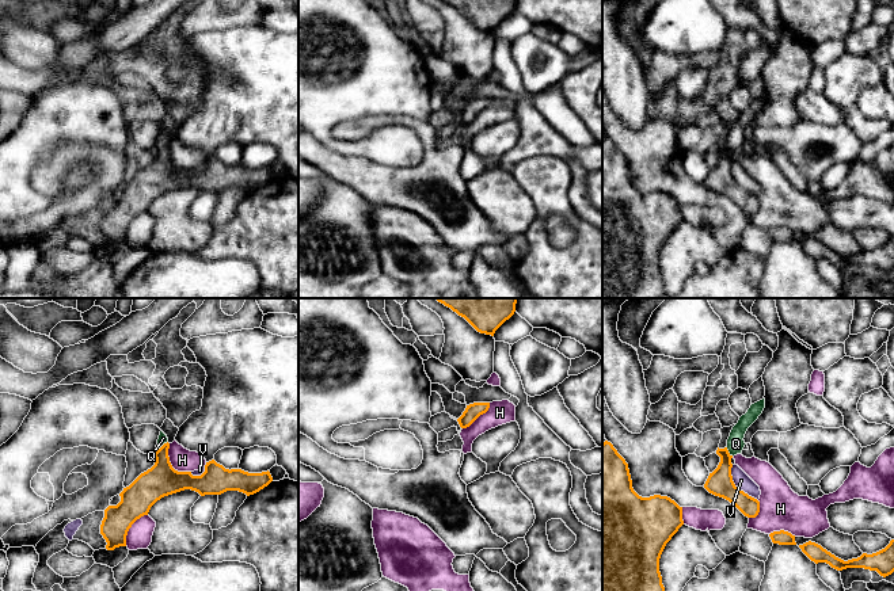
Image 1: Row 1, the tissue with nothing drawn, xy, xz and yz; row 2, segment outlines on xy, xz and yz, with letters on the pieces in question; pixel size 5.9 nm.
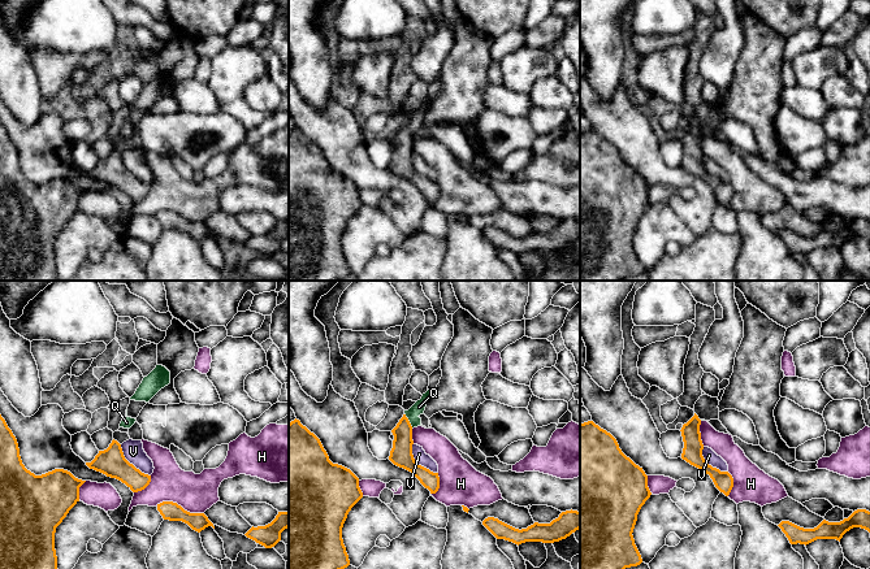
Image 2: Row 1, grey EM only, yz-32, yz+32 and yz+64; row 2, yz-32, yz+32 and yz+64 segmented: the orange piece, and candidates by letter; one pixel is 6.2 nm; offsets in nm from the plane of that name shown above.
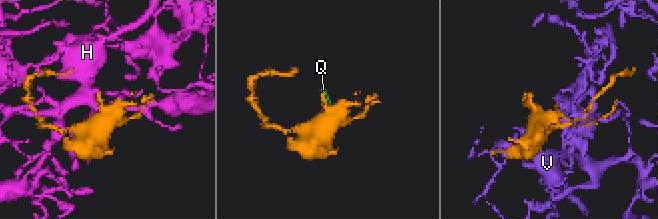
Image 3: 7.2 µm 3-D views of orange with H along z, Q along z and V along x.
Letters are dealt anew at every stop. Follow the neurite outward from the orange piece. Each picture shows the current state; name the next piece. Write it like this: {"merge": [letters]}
{"merge": ["Q"]}

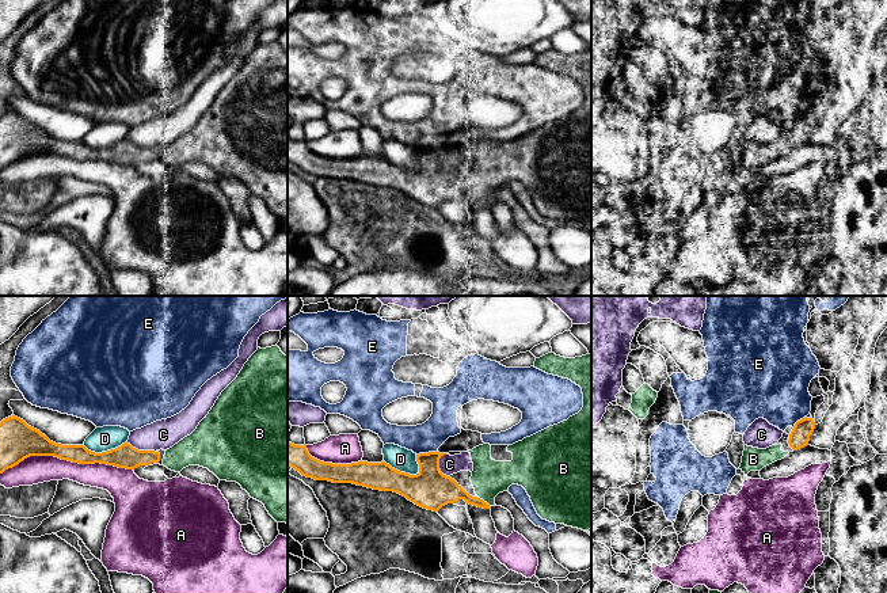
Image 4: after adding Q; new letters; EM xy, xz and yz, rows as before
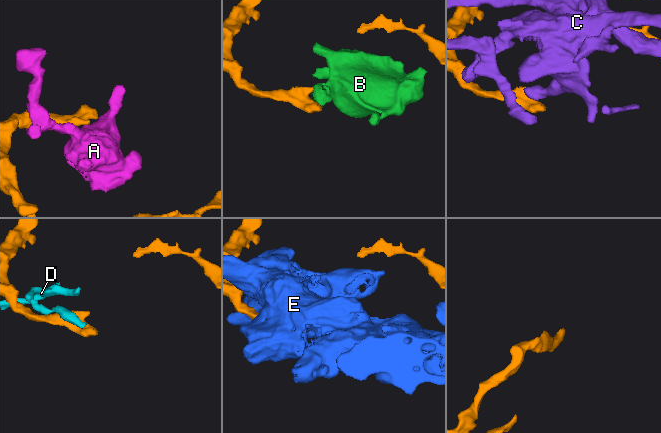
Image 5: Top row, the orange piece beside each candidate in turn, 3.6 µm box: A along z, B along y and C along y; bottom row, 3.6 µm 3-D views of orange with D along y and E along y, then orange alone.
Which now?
{"merge": ["B"]}

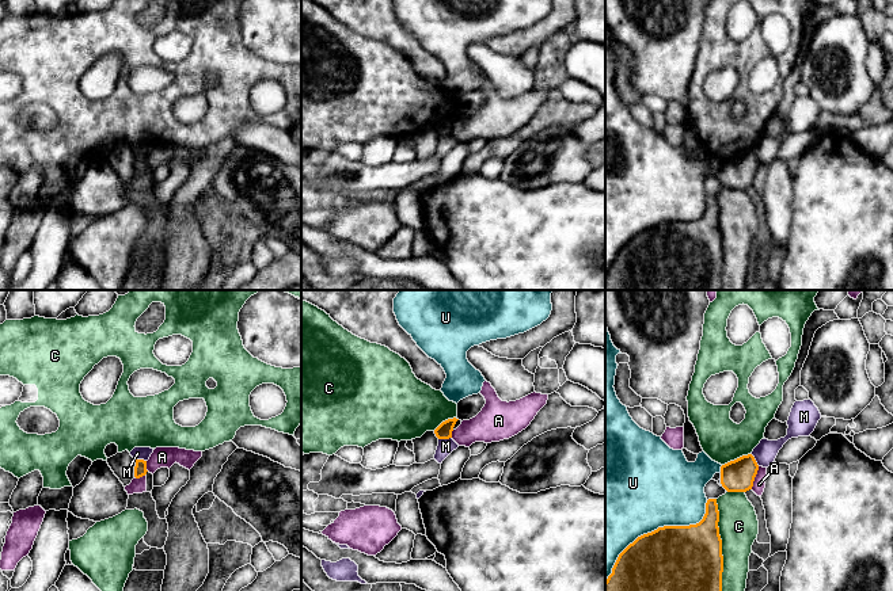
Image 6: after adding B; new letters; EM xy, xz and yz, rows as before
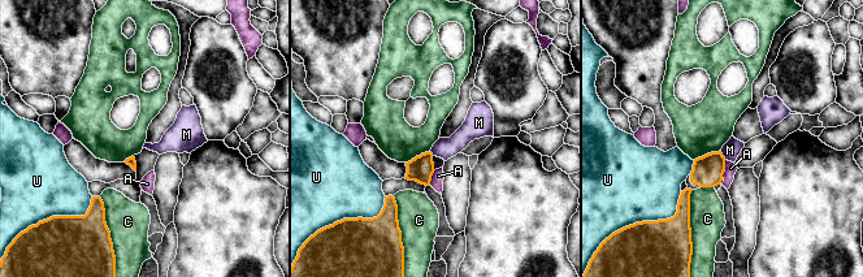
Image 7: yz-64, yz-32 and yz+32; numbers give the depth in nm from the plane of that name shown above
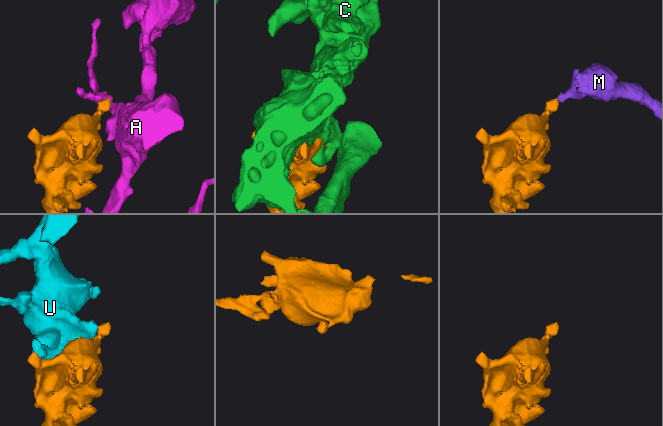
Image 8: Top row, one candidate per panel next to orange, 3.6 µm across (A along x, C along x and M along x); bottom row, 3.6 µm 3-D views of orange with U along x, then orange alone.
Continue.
{"merge": []}

